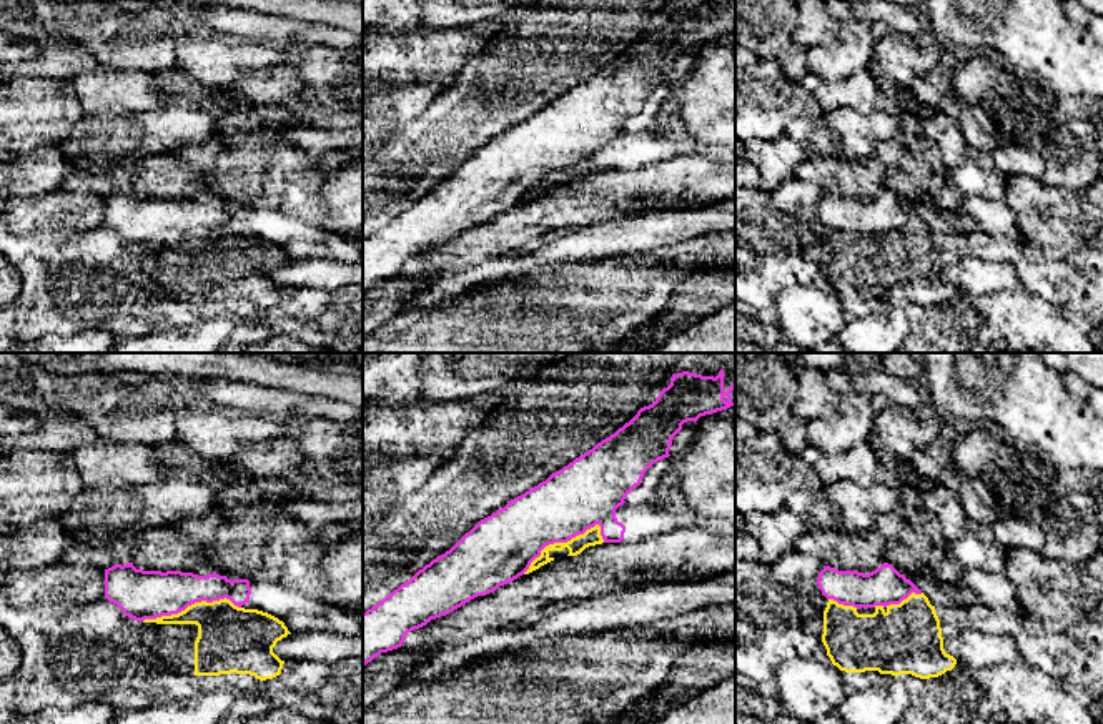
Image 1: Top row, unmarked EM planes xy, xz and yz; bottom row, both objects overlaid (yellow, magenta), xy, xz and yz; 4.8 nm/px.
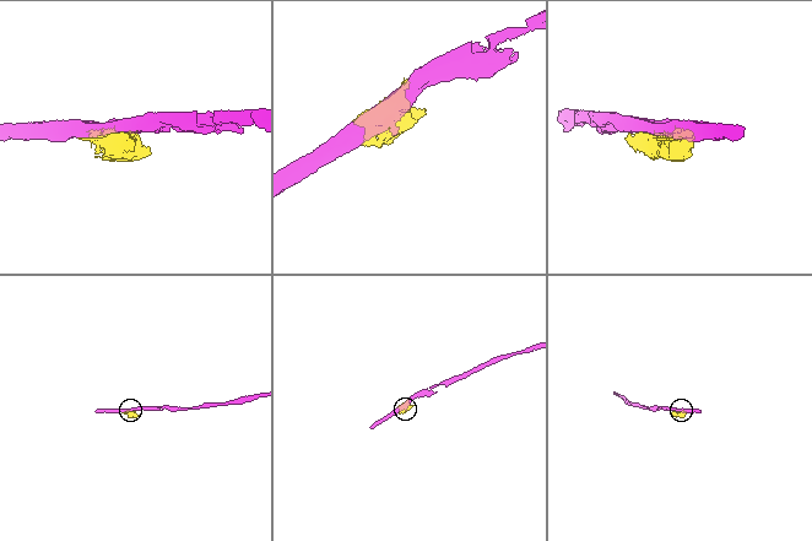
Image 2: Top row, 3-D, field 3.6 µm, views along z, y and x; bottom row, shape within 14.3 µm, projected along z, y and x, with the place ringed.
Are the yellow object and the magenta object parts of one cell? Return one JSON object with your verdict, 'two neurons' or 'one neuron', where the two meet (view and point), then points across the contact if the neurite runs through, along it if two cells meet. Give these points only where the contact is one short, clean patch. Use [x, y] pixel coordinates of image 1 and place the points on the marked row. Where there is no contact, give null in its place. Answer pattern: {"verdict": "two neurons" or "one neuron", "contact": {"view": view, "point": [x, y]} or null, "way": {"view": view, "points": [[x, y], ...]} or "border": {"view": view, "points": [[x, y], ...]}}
{"verdict": "two neurons", "contact": {"view": "xz", "point": [559, 543]}}

